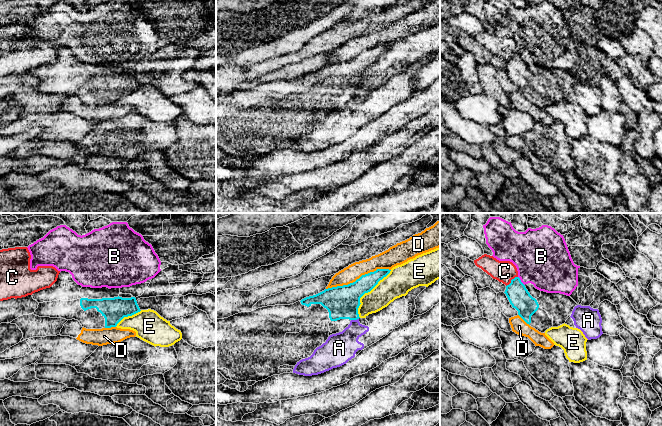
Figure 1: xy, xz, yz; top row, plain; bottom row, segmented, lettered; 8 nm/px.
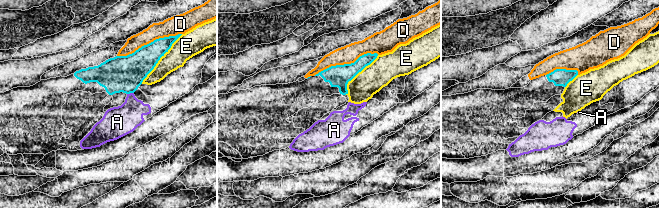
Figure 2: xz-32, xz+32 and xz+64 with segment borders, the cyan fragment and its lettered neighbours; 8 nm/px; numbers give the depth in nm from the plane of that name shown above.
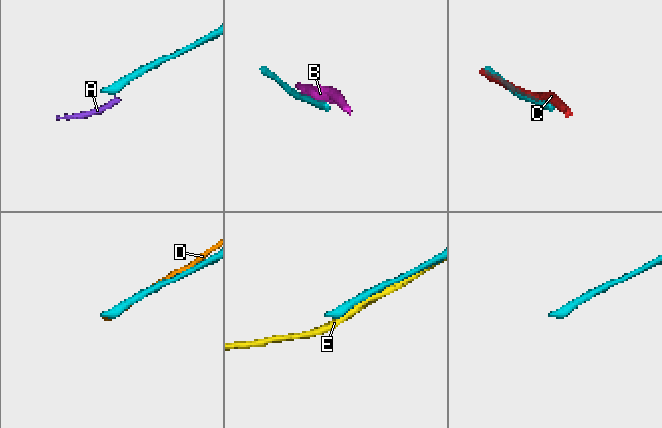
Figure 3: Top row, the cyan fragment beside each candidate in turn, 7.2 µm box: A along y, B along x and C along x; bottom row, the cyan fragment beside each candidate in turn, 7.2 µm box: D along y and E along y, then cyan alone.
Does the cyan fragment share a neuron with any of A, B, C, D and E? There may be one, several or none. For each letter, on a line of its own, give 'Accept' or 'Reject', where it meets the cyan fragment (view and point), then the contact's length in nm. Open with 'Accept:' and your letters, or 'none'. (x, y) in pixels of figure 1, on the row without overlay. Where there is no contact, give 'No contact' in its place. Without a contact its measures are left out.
Accept: none
A: Reject. Touches cyan at xz (354, 95). Shared border 70 nm
B: Reject. Touches cyan at yz (520, 57). Shared border 90 nm
C: Reject. Touches cyan at yz (511, 56). Shared border 130 nm
D: Reject. Touches cyan at xz (359, 54). Shared border 550 nm
E: Reject. Touches cyan at xz (366, 68). Shared border 460 nm

